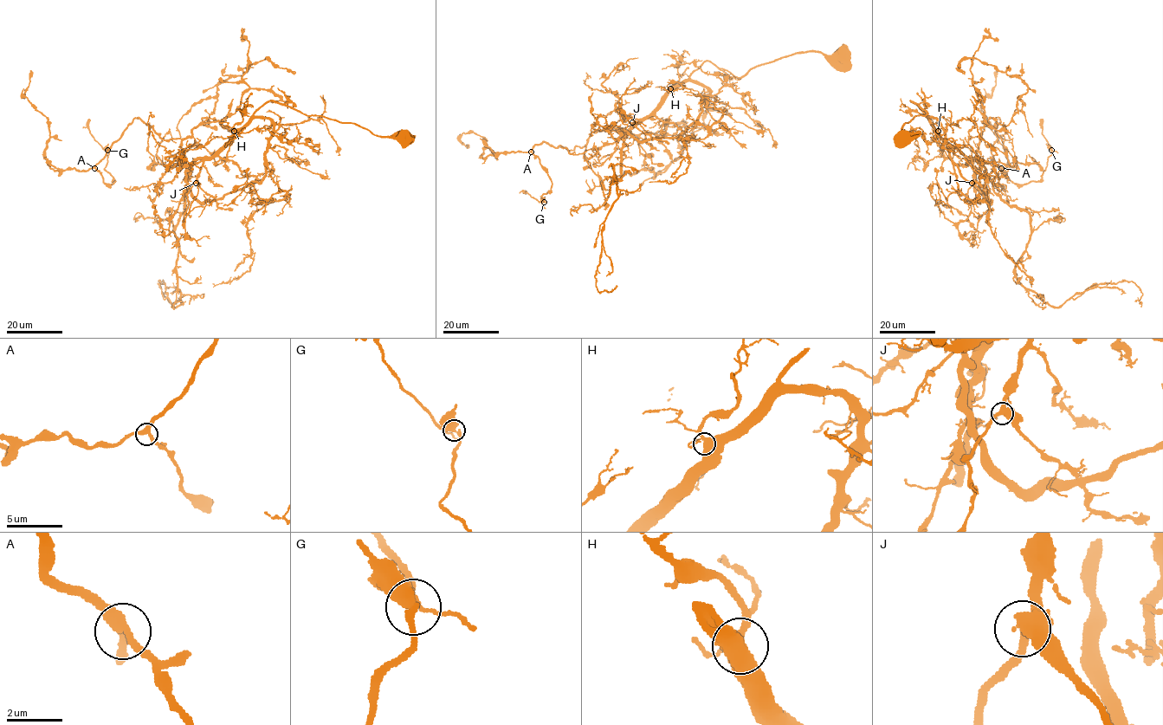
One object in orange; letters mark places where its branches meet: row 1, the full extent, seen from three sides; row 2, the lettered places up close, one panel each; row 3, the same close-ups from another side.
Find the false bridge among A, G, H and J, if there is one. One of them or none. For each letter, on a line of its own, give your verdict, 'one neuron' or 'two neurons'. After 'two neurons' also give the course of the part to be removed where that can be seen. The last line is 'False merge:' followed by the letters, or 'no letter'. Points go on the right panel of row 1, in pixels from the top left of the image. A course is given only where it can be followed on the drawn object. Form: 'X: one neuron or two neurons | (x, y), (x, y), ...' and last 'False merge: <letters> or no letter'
A: one neuron
G: one neuron
H: one neuron
J: one neuron
False merge: no letter

